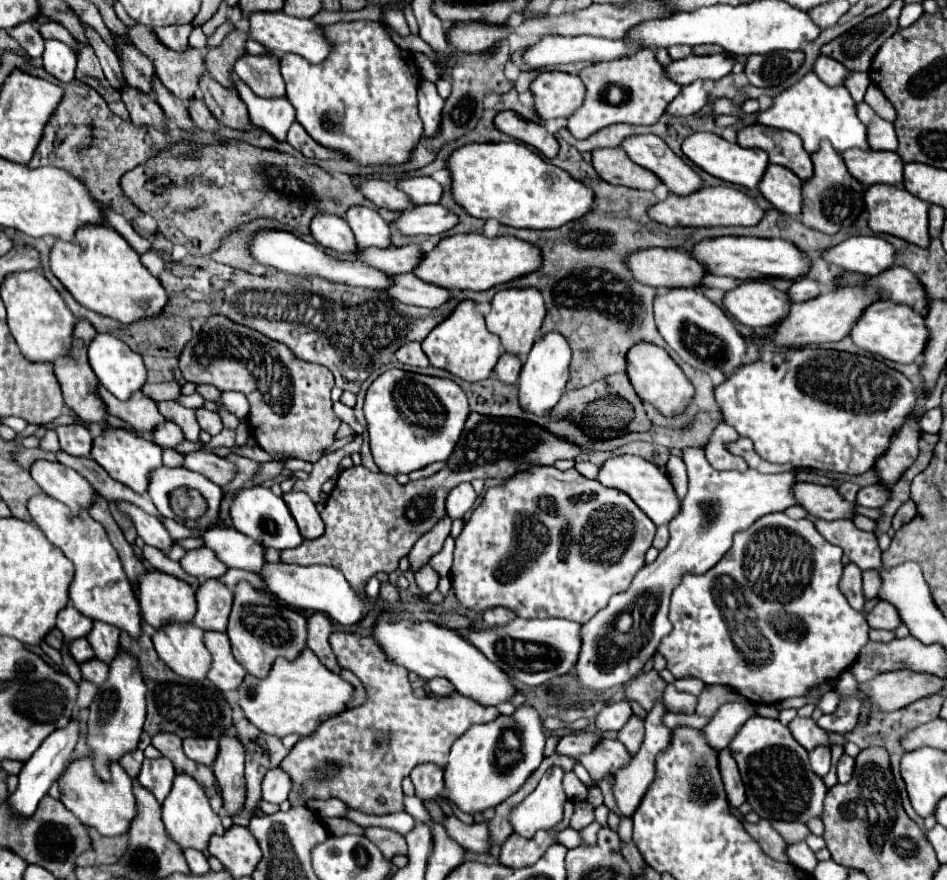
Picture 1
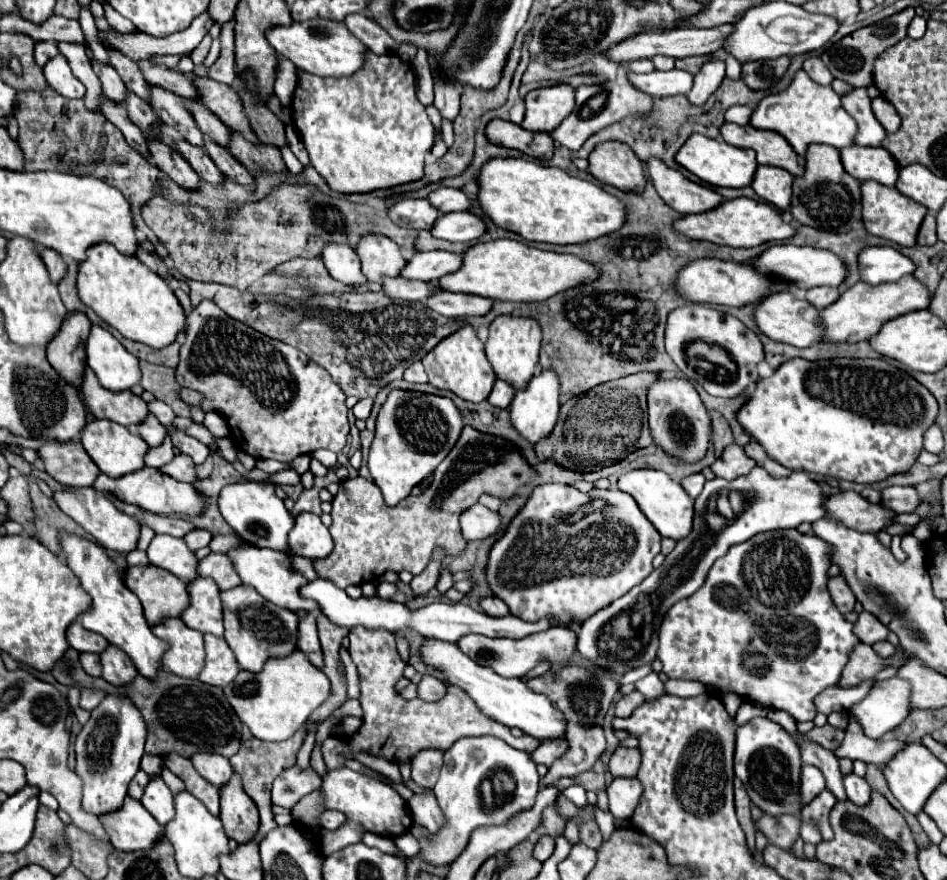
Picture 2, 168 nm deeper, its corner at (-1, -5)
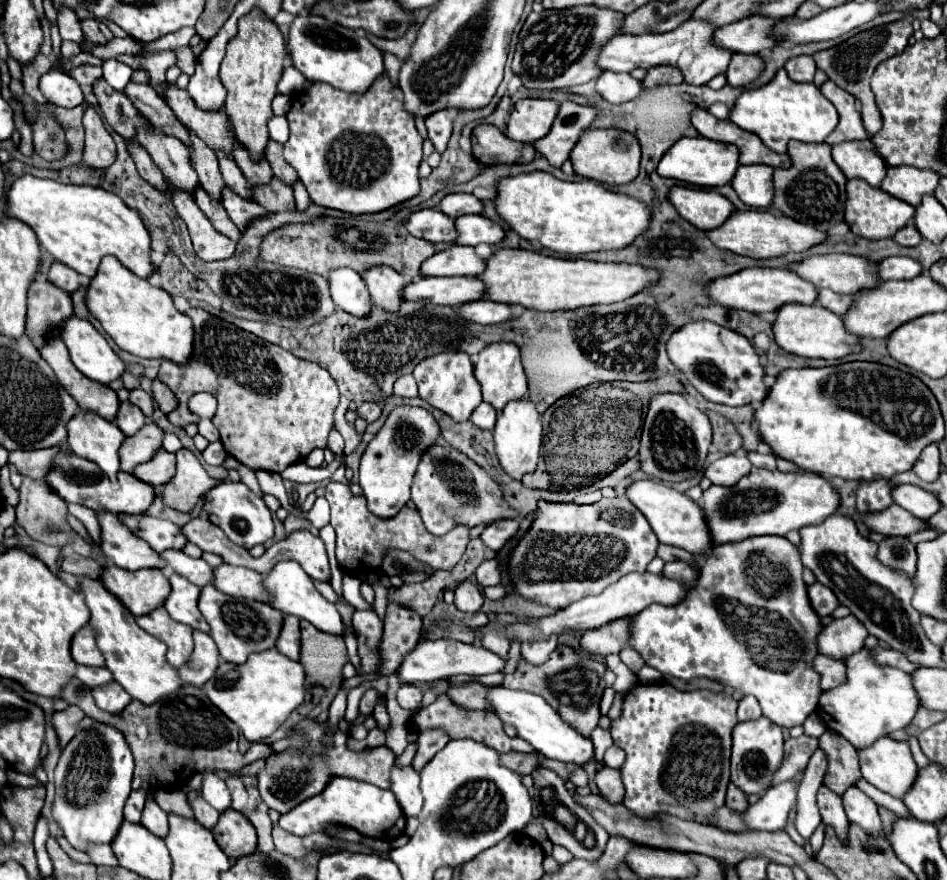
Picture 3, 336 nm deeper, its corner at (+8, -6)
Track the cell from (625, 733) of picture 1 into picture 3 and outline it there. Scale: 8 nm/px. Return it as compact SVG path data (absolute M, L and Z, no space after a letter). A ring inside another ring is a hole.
M604 766L596 778L594 778L596 786L598 786L598 794L602 798L606 798L610 804L620 804L624 800L624 786L620 780L620 772L614 768Z

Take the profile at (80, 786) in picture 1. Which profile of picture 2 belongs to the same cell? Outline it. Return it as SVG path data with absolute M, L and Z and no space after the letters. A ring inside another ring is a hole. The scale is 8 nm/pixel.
M125 797L117 811L109 811L97 817L117 851L153 847L153 843L157 843L157 839L163 835L163 827L133 797Z

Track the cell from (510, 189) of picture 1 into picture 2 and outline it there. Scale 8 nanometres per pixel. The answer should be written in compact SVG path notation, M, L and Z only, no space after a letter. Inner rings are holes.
M497 157L483 163L479 177L479 205L501 229L519 233L527 241L543 243L585 243L617 231L625 223L623 203L601 187L577 179L563 169L545 167L521 157Z

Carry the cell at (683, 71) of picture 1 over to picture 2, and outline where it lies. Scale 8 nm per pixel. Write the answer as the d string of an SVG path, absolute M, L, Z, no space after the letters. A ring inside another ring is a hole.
M671 69L671 71L653 71L647 75L629 73L629 79L641 91L653 97L667 97L667 95L687 95L693 87L693 73Z

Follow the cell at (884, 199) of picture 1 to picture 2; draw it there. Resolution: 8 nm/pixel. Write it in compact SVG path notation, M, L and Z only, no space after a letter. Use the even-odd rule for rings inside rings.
M873 181L863 183L861 193L863 193L863 223L865 223L867 233L889 239L889 241L905 245L905 247L917 245L917 233L927 215L927 207L901 195L895 187L889 189L889 187L873 183Z

